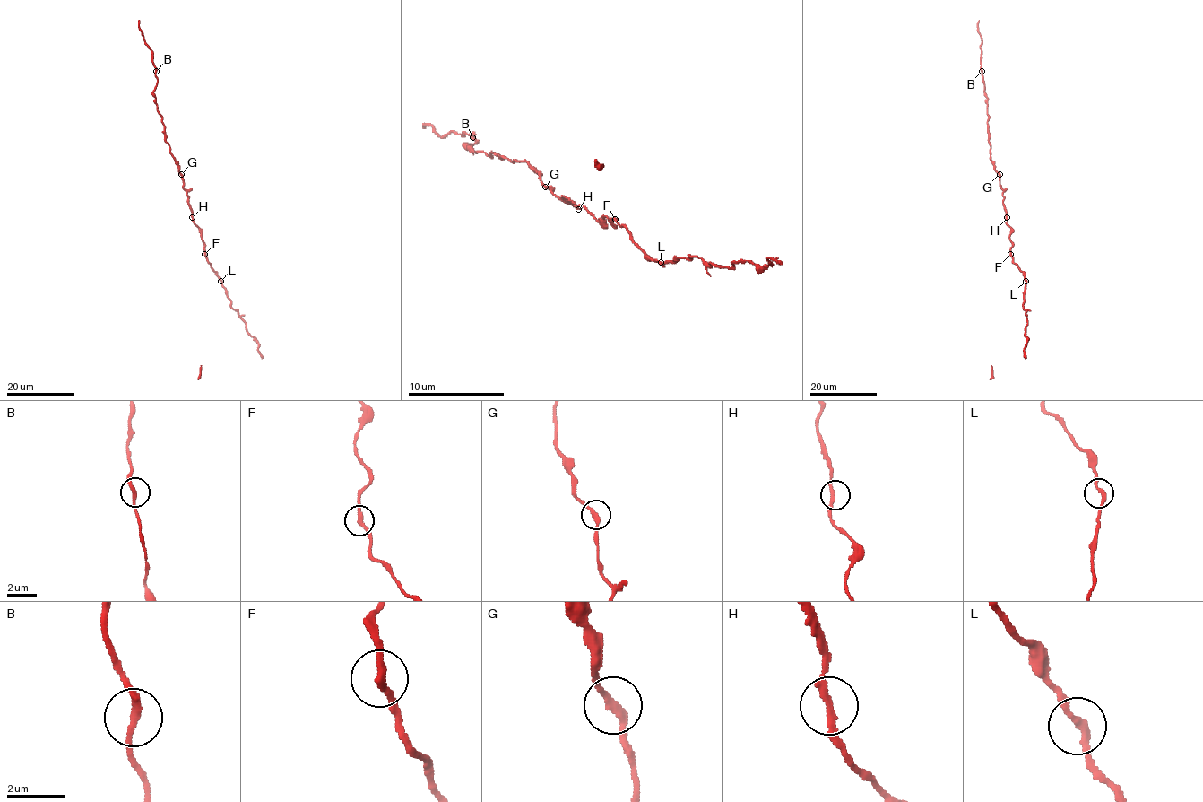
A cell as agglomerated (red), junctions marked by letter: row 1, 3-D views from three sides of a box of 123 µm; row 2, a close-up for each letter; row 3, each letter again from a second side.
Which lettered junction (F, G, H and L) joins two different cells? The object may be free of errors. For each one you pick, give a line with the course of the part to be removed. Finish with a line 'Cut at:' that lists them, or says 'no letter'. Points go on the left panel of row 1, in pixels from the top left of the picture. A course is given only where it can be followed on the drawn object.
Cut at: no letter

